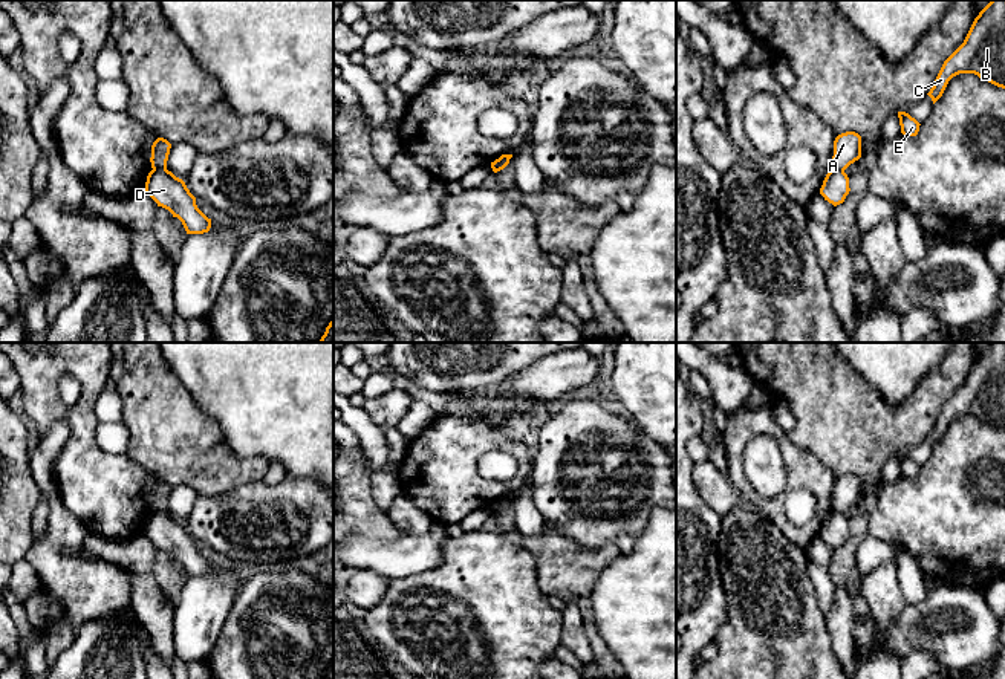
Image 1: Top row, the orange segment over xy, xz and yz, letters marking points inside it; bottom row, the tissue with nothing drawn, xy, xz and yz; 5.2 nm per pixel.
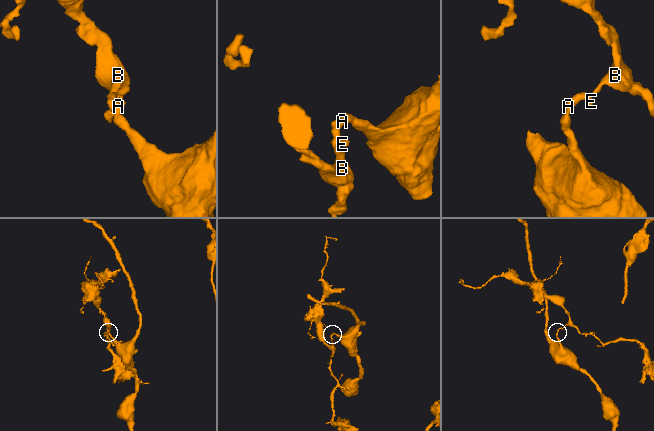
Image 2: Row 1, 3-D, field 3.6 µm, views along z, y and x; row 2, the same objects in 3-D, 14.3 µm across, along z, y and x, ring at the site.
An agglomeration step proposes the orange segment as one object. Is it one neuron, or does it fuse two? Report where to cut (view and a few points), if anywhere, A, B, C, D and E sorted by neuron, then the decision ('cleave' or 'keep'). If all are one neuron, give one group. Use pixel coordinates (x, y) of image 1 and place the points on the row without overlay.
cut xy (165, 510), (153, 513); groups A B C E / D; cleave

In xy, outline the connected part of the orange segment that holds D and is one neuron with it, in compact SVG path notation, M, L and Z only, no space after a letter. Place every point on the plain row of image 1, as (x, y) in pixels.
M167 511L151 512L144 532L156 546L177 560L187 577L203 577L211 570L208 561L196 547L196 540L185 525Z

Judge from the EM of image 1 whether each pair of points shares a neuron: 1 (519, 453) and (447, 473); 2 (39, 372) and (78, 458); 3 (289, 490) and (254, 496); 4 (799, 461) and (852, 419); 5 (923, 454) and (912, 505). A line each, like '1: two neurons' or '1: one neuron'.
1: one neuron
2: one neuron
3: one neuron
4: two neurons
5: two neurons

